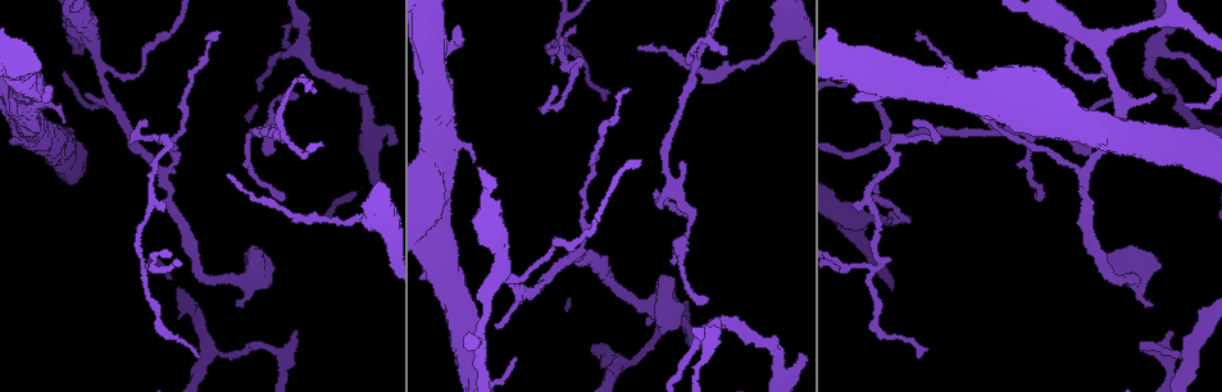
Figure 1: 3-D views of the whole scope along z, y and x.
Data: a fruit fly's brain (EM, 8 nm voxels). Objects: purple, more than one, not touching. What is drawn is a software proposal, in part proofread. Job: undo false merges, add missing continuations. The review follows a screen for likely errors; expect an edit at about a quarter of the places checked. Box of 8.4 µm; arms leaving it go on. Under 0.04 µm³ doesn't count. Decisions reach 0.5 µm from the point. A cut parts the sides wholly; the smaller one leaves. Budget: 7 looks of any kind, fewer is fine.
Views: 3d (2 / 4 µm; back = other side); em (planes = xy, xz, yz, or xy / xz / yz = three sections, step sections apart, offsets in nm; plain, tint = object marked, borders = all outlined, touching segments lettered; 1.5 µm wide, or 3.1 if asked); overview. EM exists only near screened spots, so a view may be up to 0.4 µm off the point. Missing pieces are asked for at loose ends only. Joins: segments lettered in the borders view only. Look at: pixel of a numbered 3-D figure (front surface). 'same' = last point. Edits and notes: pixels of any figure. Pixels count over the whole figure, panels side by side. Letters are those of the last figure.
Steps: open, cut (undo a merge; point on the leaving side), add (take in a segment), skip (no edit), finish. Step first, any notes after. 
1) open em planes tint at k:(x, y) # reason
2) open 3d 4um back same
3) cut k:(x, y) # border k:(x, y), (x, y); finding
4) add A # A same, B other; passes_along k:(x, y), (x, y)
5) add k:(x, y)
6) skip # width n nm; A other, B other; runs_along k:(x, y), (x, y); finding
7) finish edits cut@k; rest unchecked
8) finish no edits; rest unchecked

open 3d 2um at 1:(286, 197) # free end

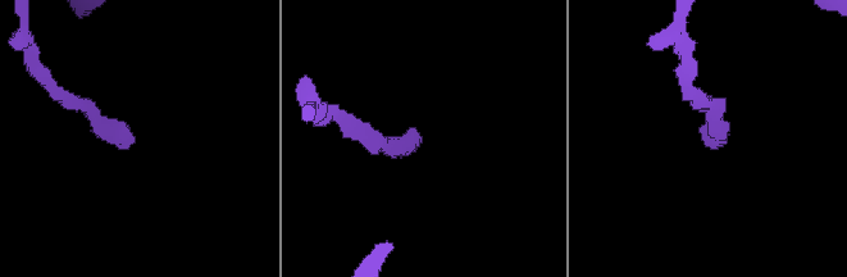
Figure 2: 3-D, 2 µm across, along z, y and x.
open em planes borders at 2:(702, 135) # shape alone is not enough

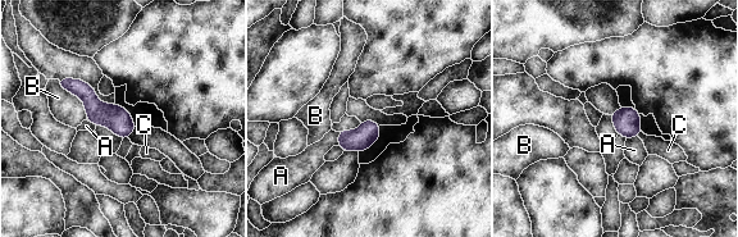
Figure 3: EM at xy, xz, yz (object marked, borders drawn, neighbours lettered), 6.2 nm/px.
skip # width 150 nm; A other, B other, C other; runs_along 3:(63, 82), (131, 127); no lettered segment goes on from it

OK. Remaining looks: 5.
open em xz step 4 tint at 1:(874, 174) # tapers out

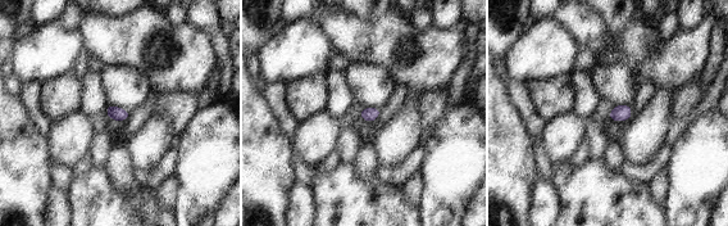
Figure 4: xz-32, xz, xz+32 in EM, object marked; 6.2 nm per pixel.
open em planes borders same # cut it another way

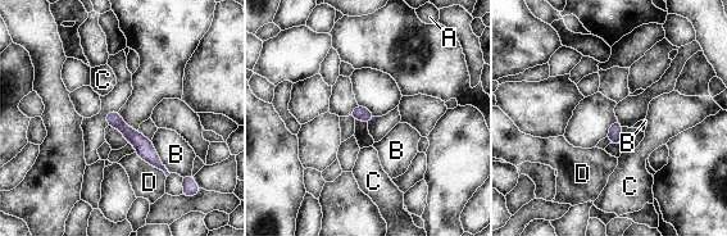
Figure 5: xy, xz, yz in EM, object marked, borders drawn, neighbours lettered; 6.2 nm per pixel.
skip # longest_contact D 260 nm; A other, B other, C other, D other; border 5:(150, 141), (158, 158), (169, 173); none of them fits

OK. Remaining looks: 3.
open em yz step 8 tint at 1:(709, 40)

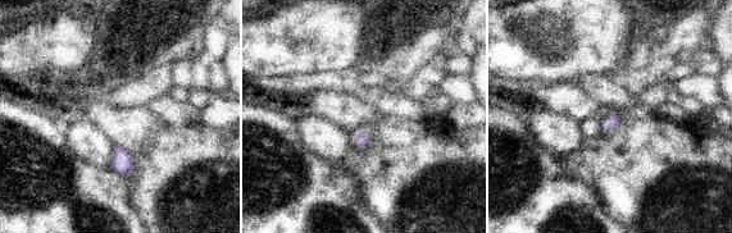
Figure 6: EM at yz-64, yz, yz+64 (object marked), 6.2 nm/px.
open em planes borders same # cut it another way

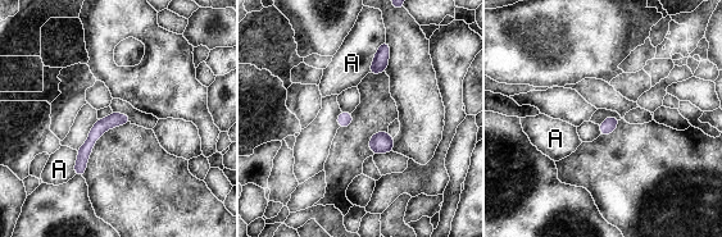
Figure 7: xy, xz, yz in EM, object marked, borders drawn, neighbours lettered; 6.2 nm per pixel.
skip # longest_contact A 240 nm; A other; runs_along 7:(123, 117), (92, 136), (78, 172); all the same cell

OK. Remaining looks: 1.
finish no edits; rest unchecked

